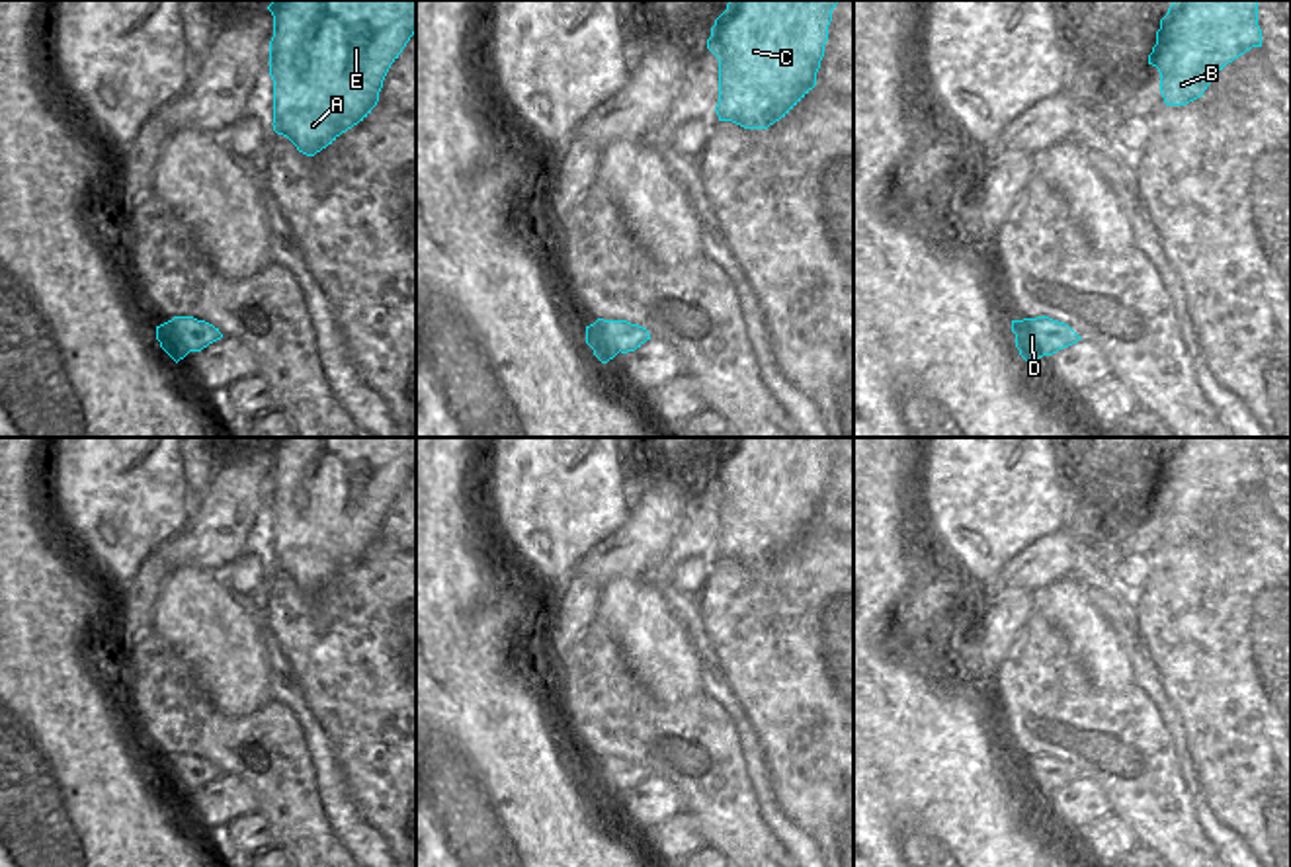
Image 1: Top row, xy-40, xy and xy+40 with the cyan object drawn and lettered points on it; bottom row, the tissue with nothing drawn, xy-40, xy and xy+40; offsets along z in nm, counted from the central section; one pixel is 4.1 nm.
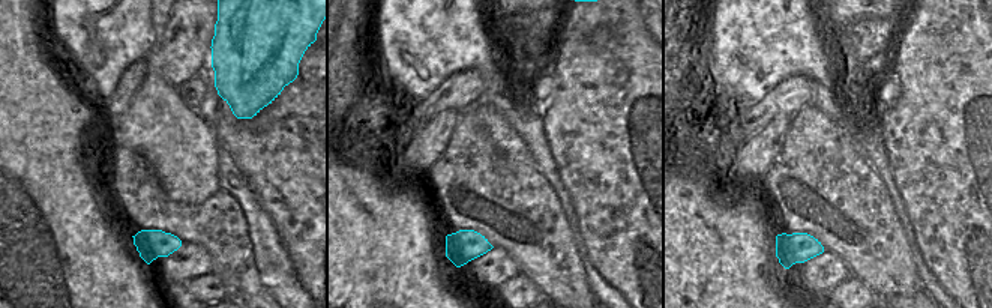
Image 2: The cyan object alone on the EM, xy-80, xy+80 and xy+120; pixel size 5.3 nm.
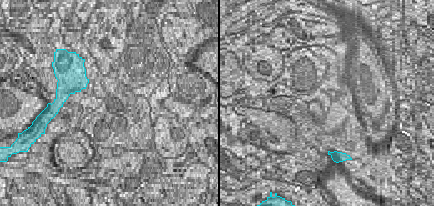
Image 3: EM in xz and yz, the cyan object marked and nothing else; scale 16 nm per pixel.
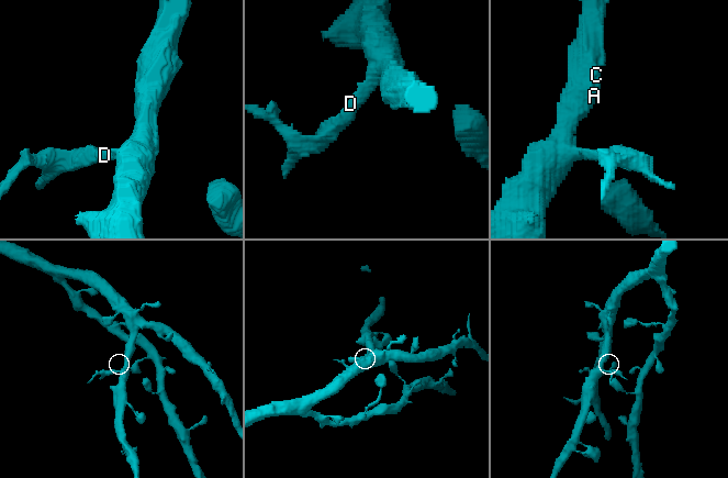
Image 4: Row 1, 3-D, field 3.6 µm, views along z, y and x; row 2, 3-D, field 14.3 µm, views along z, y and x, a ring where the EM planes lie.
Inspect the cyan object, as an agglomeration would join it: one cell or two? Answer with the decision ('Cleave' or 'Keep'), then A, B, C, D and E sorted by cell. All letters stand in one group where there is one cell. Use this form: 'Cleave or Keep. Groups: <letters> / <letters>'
Cleave. Groups: A B C E / D.

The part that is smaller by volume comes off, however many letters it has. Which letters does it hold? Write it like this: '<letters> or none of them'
D.

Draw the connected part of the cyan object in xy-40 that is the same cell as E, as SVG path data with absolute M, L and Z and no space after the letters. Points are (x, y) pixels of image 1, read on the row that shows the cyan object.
M273 0L268 10L273 16L273 37L270 41L270 76L273 80L273 131L287 137L299 152L314 156L332 144L342 133L363 121L379 102L379 92L391 64L398 59L416 33L416 0Z

